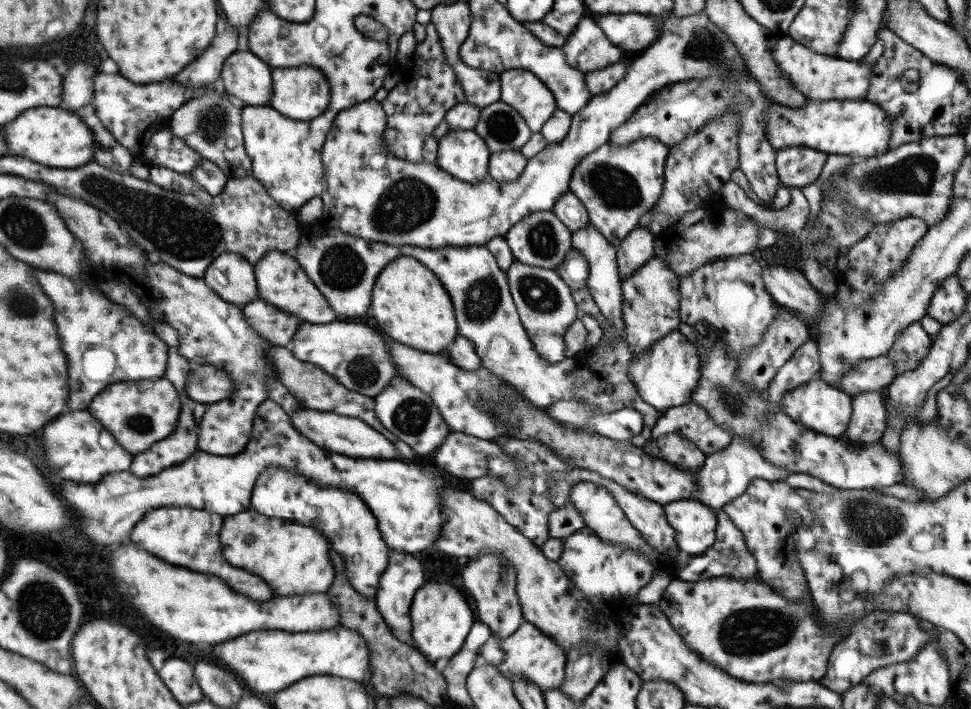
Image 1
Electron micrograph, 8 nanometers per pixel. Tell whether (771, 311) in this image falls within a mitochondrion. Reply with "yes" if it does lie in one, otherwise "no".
no

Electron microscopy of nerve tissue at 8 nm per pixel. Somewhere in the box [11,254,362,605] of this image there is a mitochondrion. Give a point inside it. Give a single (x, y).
(140, 424)

